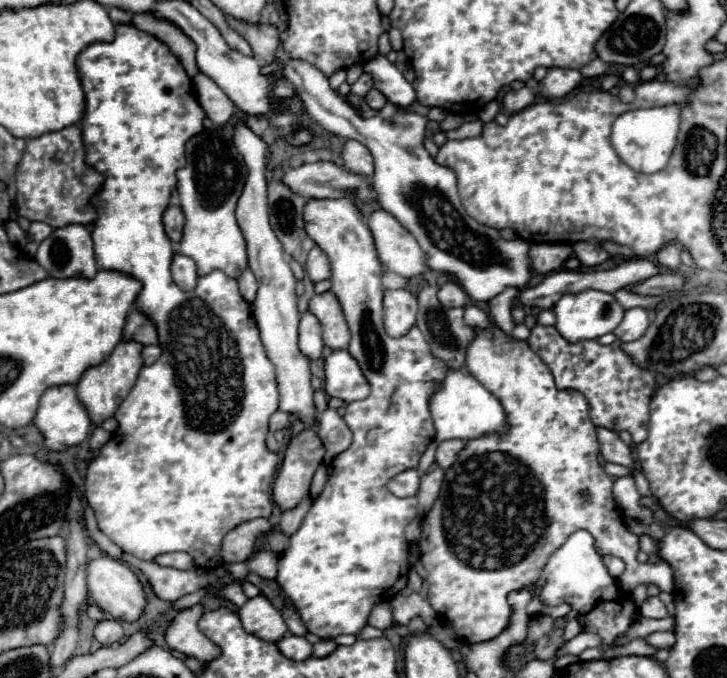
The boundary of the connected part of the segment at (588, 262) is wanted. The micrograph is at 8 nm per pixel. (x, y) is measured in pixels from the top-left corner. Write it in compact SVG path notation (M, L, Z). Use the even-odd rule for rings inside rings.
M575 242L573 252L585 266L597 266L609 258L609 254L597 242Z

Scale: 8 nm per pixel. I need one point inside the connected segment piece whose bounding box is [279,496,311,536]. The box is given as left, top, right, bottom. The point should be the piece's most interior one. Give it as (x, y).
(291, 519)

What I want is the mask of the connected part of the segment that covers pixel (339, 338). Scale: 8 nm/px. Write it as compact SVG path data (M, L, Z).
M333 292L315 294L309 302L309 310L323 324L325 346L329 346L331 350L343 350L349 346L349 328Z

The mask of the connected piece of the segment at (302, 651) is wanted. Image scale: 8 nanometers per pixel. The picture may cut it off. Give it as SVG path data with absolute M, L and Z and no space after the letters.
M285 634L279 642L277 648L281 650L283 656L291 658L291 660L307 660L311 656L311 642L307 642L307 638L299 638L293 634Z

